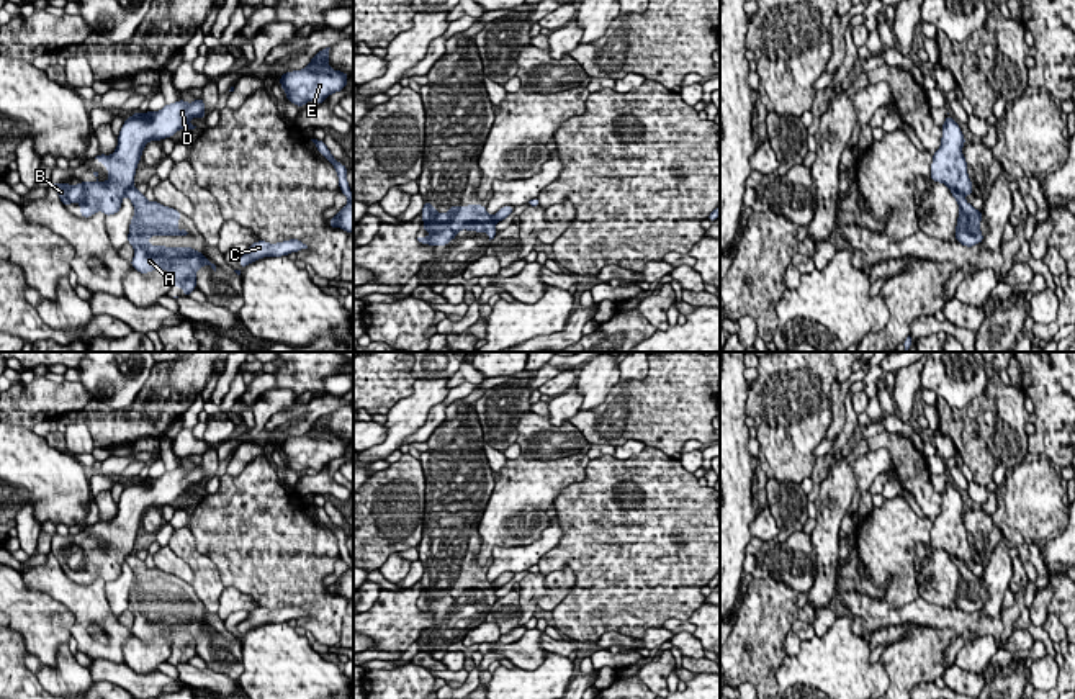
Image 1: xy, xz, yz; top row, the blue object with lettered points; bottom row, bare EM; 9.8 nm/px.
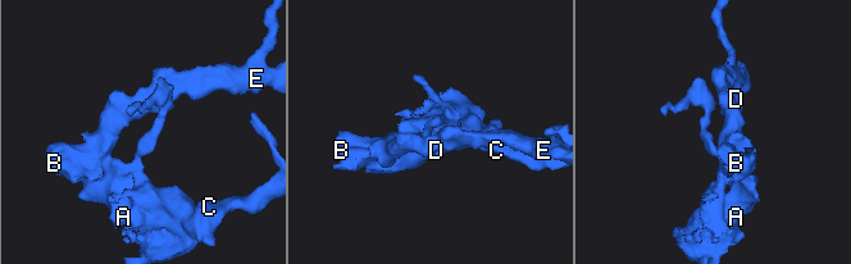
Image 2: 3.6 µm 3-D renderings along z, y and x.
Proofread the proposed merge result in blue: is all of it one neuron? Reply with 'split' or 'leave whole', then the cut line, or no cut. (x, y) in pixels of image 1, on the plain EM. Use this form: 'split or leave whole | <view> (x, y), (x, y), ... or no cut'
split | yz (951, 555), (962, 562)

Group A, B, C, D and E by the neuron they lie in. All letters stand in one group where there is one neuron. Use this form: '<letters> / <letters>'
A C / B D E

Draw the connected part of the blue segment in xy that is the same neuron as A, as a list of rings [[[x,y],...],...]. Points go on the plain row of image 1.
[[[129,553],[126,563],[136,576],[128,601],[128,609],[134,616],[131,634],[139,640],[169,637],[172,640],[170,648],[175,655],[183,656],[183,663],[188,663],[196,656],[196,638],[206,630],[216,638],[216,632],[193,614],[151,612],[151,602],[188,601],[185,596],[177,598],[177,588],[182,586],[182,579],[175,575],[162,573],[159,568],[147,568],[136,553]]]

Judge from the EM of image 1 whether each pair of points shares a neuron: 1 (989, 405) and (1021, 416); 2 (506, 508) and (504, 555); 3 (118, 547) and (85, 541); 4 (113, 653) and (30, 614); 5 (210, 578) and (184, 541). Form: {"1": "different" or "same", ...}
{"1": "same", "2": "different", "3": "same", "4": "different", "5": "same"}

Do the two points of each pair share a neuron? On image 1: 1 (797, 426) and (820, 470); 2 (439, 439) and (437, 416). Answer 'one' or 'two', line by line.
1: two
2: two

